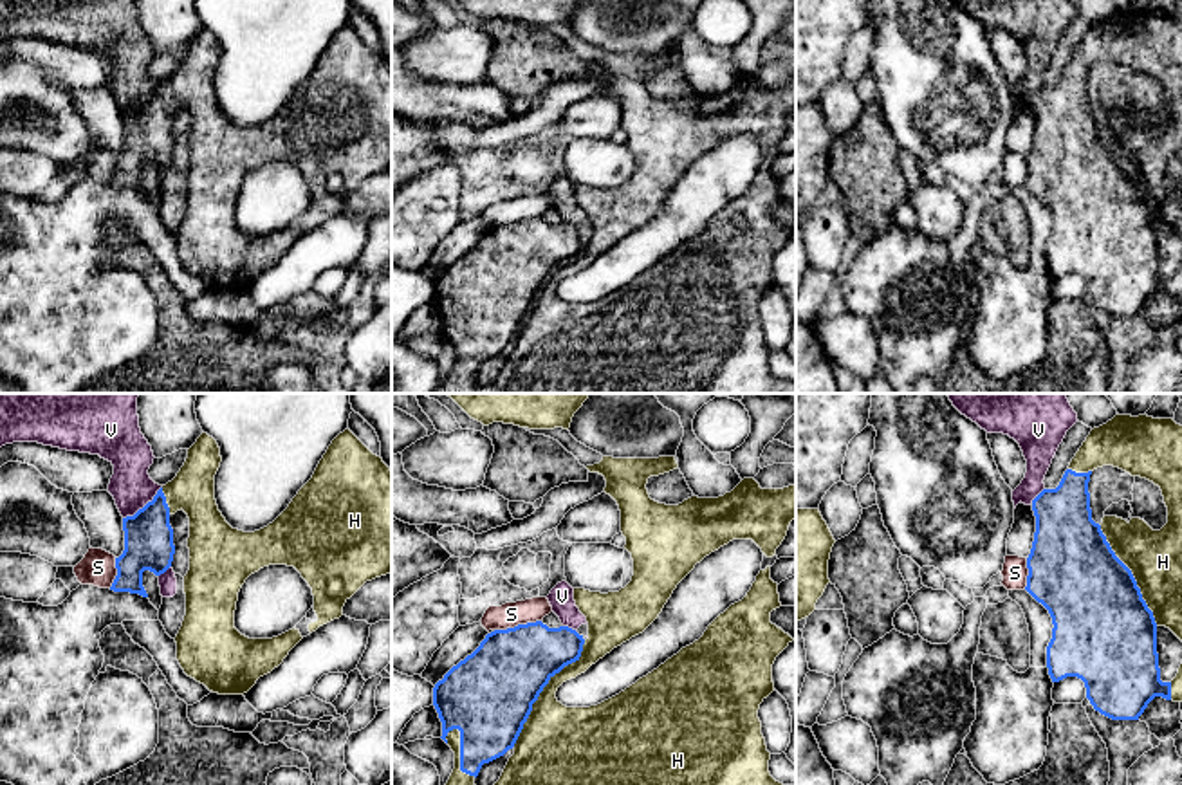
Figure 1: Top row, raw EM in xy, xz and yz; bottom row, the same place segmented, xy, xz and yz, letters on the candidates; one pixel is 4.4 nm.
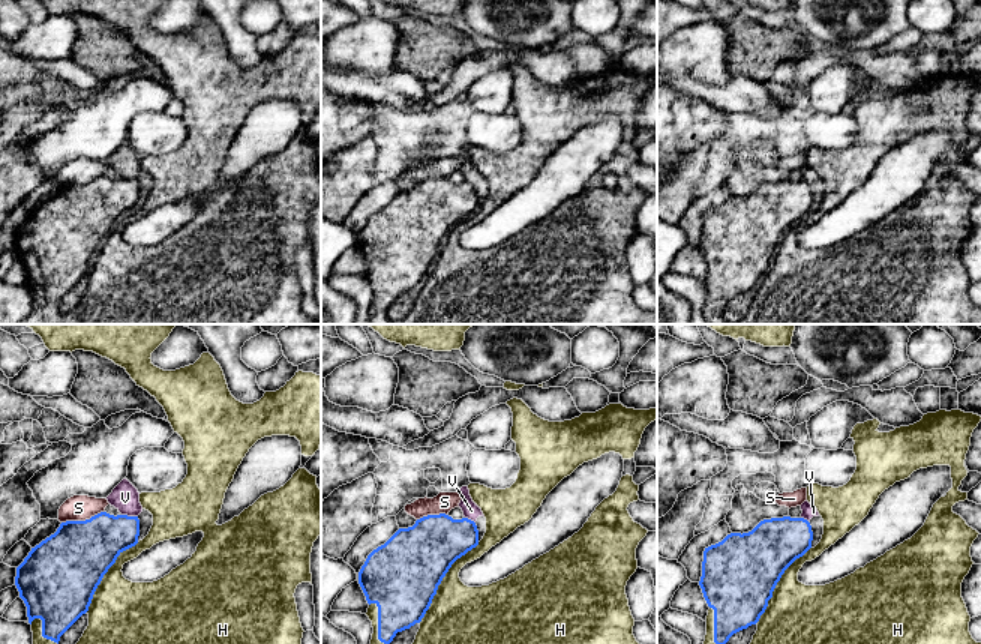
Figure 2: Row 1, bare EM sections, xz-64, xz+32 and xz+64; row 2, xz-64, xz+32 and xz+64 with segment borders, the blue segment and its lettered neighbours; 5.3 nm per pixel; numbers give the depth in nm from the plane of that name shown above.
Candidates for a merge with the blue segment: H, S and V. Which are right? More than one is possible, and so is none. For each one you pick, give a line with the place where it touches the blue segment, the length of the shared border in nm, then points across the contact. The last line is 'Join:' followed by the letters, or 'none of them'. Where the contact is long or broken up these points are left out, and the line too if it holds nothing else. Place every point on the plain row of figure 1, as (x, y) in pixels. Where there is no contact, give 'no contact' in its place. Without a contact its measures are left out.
H: meets blue in xz at (542, 286); contact 550 nm long
Join: H

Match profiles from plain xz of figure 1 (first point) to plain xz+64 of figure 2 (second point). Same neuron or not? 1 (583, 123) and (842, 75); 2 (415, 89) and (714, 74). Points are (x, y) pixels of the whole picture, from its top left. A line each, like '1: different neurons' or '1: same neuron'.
1: same neuron
2: different neurons

